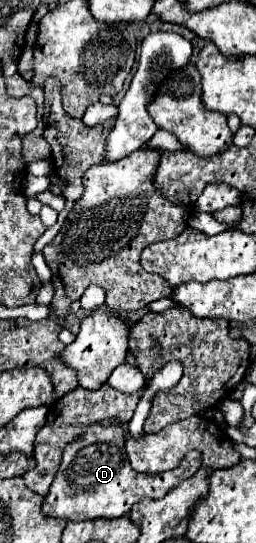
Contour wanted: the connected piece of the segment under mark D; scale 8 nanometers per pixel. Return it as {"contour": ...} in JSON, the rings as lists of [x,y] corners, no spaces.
{"contour":[[[91,424],[85,436],[65,448],[61,468],[51,484],[49,496],[43,502],[43,512],[65,520],[93,520],[93,518],[121,518],[129,514],[131,506],[143,498],[161,498],[173,486],[191,478],[201,468],[201,454],[189,452],[181,464],[161,474],[135,474],[125,452],[125,436],[119,426]]]}

